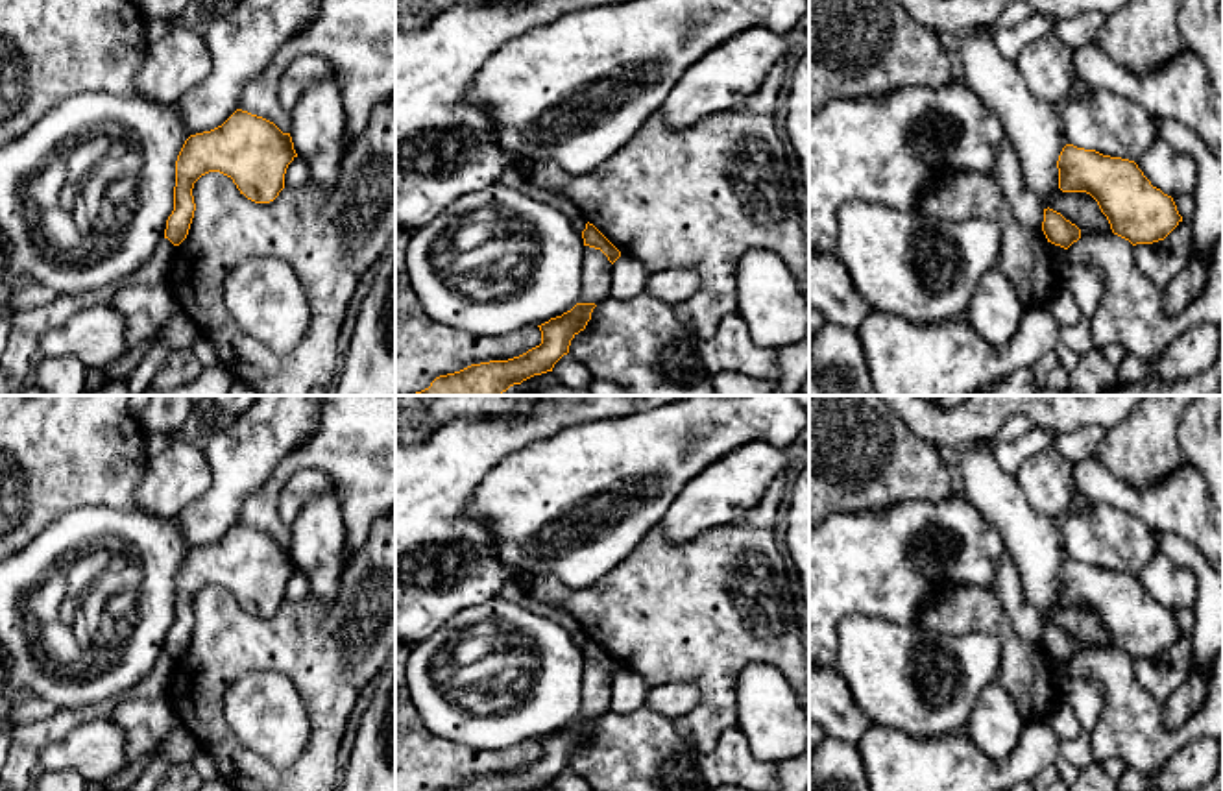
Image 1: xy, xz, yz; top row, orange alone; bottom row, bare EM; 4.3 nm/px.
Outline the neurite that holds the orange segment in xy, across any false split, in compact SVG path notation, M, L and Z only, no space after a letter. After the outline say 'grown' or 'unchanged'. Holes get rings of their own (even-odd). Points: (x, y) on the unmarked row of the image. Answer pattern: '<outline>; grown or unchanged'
M242 523L222 540L190 549L176 575L174 625L164 652L174 660L187 652L196 625L192 602L201 590L220 586L248 614L270 617L285 602L286 582L296 571L290 547Z; unchanged

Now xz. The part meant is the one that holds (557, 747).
M576 717L562 730L538 739L541 758L519 771L471 778L440 791L534 791L552 785L554 778L569 767L571 754L586 743L595 721L595 717Z; unchanged

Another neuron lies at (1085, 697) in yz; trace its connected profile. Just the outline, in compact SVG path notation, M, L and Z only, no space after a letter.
M1070 676L1064 684L1064 702L1073 710L1081 732L1094 734L1103 712L1099 686L1094 680Z

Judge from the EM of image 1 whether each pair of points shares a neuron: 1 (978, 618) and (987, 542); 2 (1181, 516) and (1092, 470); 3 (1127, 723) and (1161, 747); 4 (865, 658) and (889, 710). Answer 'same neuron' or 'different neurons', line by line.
1: different neurons
2: same neuron
3: same neuron
4: same neuron

